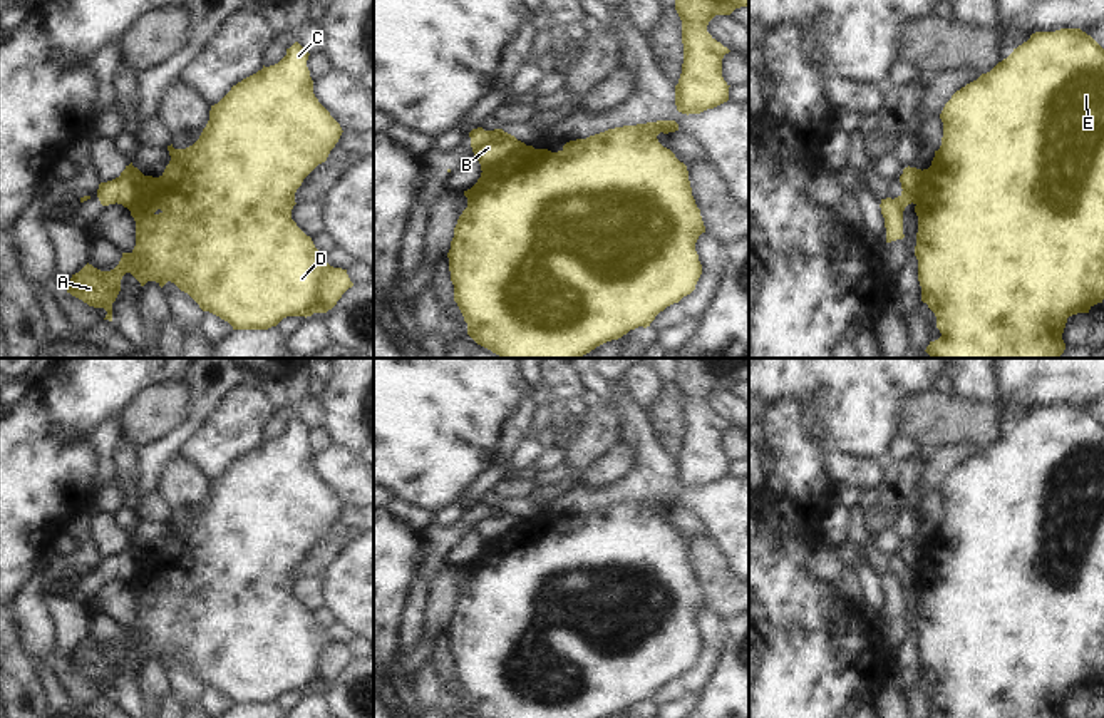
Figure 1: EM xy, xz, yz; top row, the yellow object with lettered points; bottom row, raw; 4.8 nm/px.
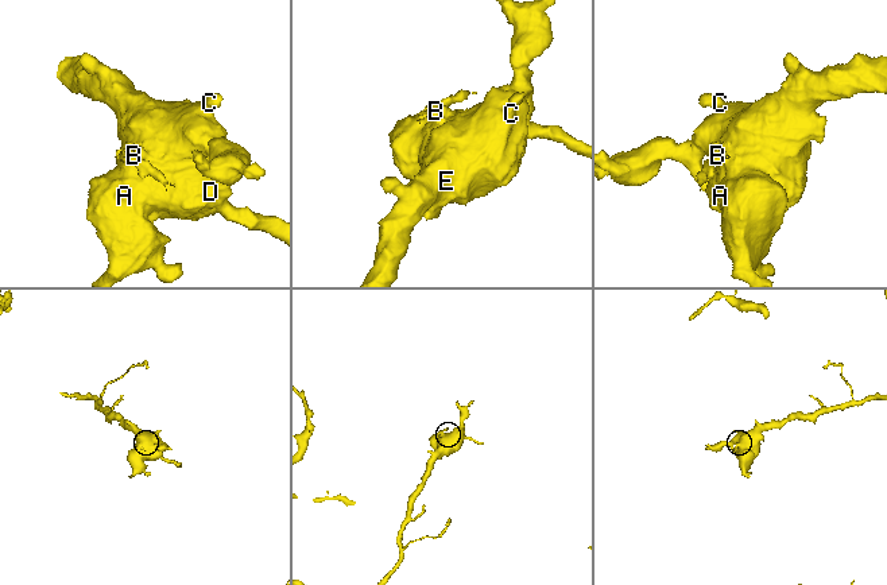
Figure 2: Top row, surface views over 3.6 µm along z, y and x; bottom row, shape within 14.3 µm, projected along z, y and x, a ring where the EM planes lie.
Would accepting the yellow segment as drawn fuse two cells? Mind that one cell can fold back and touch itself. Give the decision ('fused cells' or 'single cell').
fused cells

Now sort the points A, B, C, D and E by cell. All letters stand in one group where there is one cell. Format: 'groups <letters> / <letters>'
groups A C D E / B

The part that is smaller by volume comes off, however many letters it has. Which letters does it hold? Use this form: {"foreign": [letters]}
{"foreign": ["B"]}

